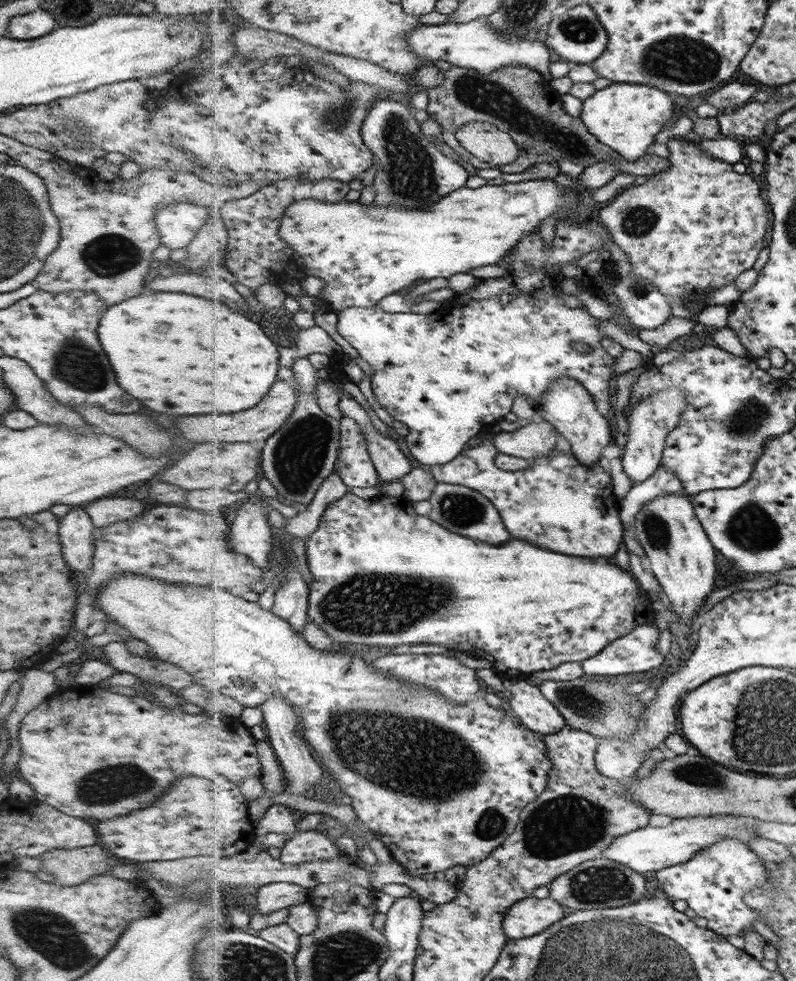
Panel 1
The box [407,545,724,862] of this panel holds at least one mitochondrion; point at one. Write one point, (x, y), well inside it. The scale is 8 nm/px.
(588, 705)

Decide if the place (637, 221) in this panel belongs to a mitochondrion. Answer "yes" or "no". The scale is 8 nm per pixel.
yes

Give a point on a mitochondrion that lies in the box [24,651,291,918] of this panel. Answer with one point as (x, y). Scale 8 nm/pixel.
(107, 786)

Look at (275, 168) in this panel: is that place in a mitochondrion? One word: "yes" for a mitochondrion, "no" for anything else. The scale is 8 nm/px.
no

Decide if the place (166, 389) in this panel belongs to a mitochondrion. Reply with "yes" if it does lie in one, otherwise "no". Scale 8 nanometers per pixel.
no

